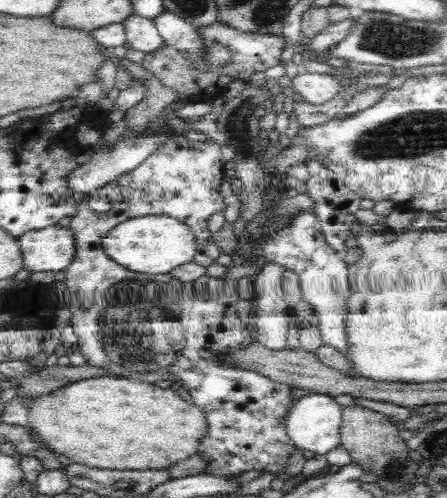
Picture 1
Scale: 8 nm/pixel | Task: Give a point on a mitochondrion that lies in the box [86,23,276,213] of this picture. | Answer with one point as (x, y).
(237, 124)

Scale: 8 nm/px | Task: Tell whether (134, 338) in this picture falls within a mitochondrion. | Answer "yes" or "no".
yes

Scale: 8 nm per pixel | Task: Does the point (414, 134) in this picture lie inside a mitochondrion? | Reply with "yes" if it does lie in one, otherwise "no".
yes

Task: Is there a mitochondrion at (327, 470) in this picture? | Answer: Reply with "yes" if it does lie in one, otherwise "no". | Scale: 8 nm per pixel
no

